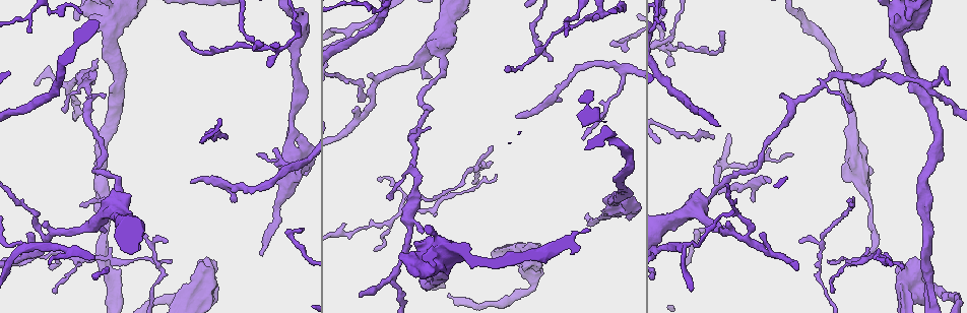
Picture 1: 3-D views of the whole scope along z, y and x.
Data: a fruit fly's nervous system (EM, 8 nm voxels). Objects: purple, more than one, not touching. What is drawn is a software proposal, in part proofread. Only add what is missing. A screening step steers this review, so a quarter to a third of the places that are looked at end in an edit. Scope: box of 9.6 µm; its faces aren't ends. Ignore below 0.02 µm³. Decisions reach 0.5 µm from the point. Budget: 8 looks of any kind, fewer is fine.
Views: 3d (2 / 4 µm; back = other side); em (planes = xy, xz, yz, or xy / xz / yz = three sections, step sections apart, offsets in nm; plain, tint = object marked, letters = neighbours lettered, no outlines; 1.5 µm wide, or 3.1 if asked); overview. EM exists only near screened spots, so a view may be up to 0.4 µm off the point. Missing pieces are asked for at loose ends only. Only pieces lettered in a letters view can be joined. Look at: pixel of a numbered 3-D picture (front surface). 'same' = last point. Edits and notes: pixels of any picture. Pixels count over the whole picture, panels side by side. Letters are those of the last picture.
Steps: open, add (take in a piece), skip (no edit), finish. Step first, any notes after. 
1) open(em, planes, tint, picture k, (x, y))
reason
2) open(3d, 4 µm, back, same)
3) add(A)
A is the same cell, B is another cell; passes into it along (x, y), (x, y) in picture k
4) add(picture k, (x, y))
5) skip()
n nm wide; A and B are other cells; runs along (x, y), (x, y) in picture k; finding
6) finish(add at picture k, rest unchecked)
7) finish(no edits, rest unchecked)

open(3d, 4 µm, picture 1, (190, 183))
branch stops here

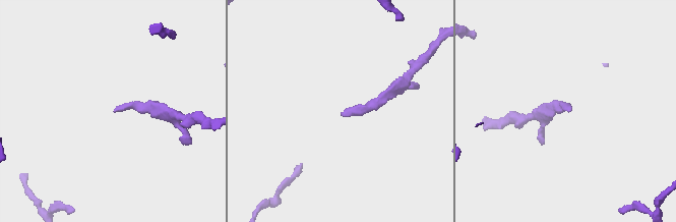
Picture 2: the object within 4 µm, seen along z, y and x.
open(em, planes, letters, picture 2, (570, 111))
shape alone is not enough

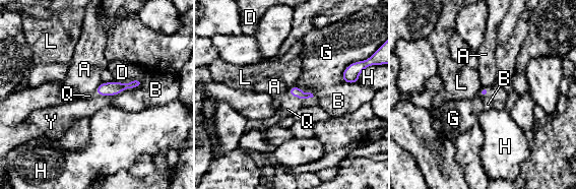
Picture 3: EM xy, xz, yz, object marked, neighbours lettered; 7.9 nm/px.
add(Q)
Q is the same cell, A, B, D, G, H, L and Y are other cells; passes into it along (296, 91), (301, 98), (286, 105) in picture 3; it goes on there

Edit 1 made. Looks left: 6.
open(overview)

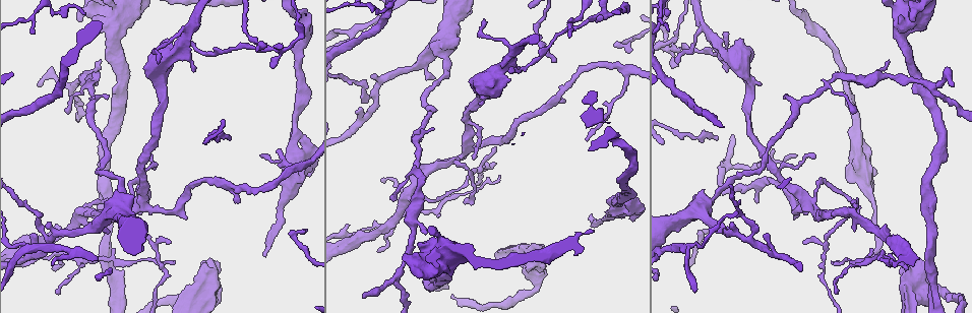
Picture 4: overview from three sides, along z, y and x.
open(3d, 2 µm, picture 4, (262, 254))
end of a long branch

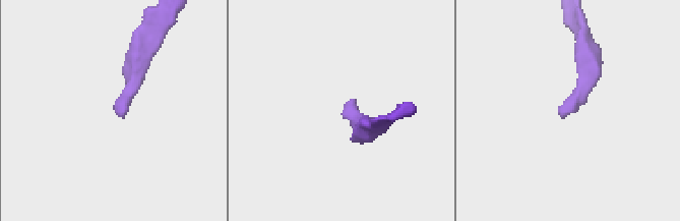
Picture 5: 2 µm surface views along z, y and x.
open(em, planes, letters, picture 5, (348, 102))

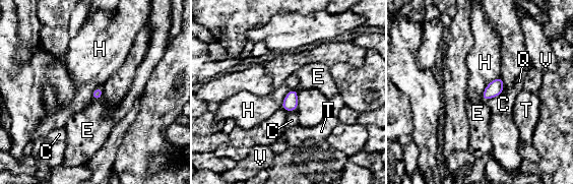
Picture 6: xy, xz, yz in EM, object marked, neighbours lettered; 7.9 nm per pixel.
skip()
80 nm wide; C, E, H, Q, T and V are other cells; border along (501, 75), (486, 86), (482, 100) in picture 6; none of them fits

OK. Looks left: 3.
open(em, yz, step 4, tint, picture 4, (382, 182))

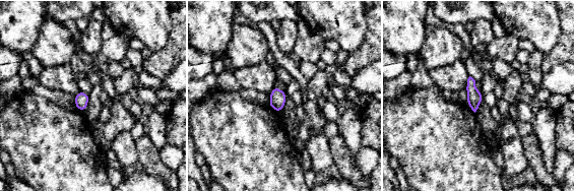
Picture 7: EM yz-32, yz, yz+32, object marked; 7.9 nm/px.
open(em, planes, letters, same)
another direction

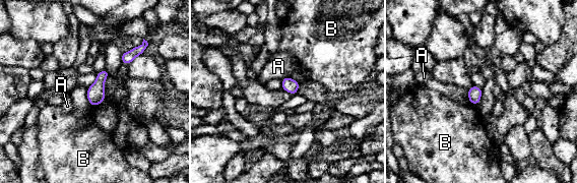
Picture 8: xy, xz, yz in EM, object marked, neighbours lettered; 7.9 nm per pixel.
skip()
A and B are other cells; border along (105, 99), (92, 107) in picture 8; none of them fits

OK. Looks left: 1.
finish(add at picture 3, rest unchecked)

